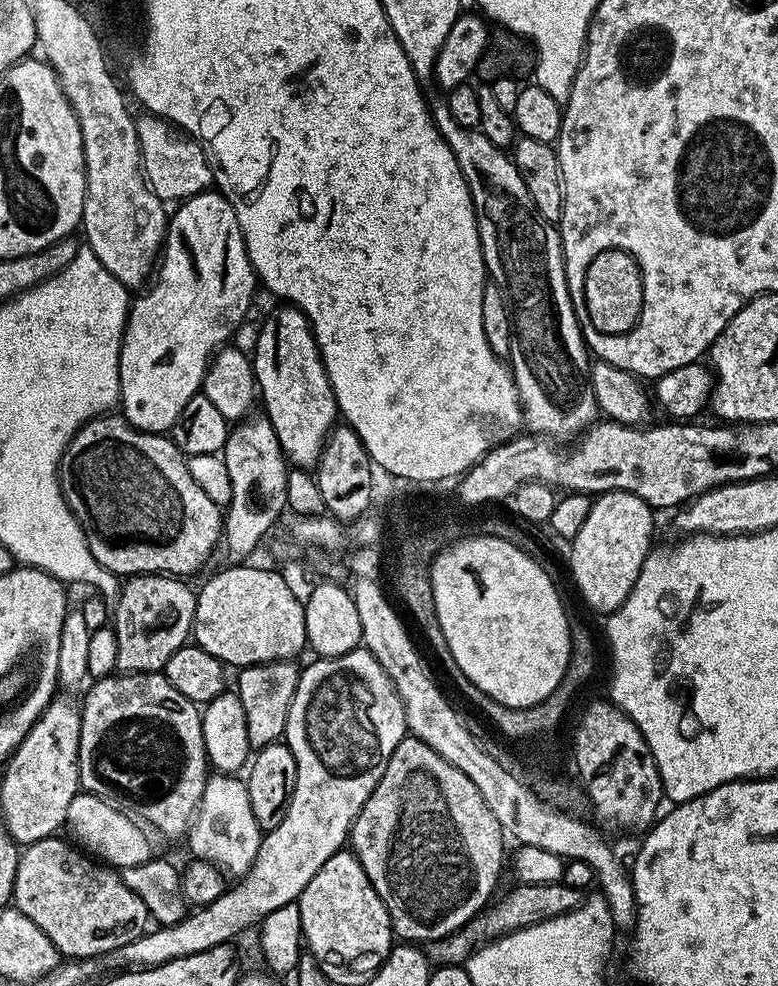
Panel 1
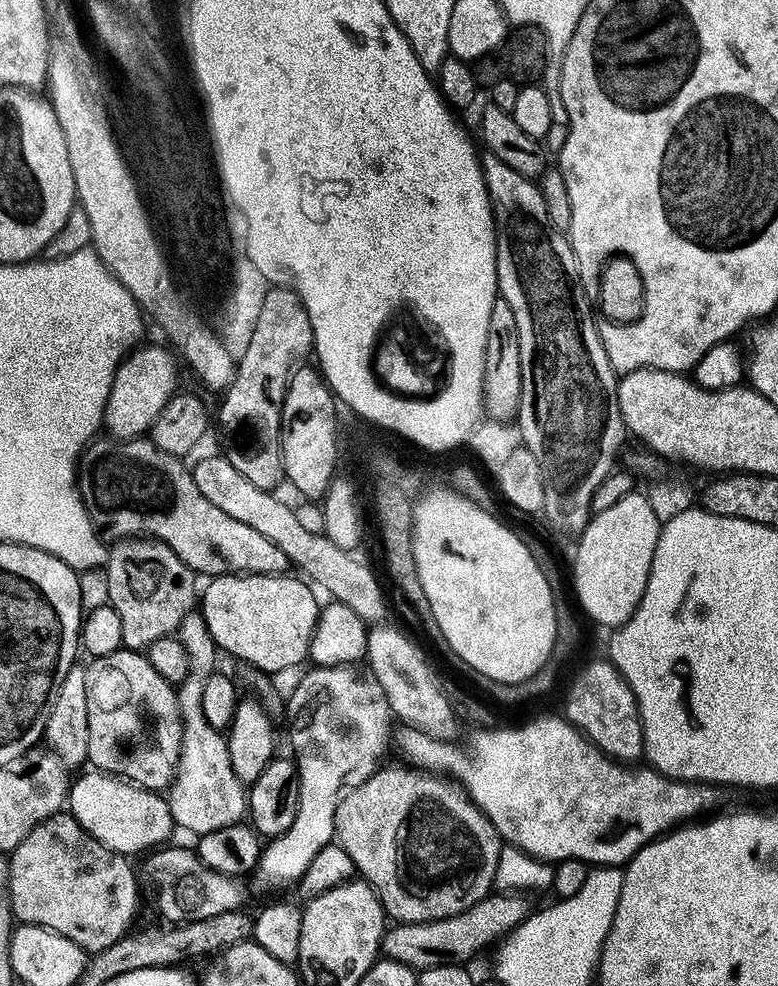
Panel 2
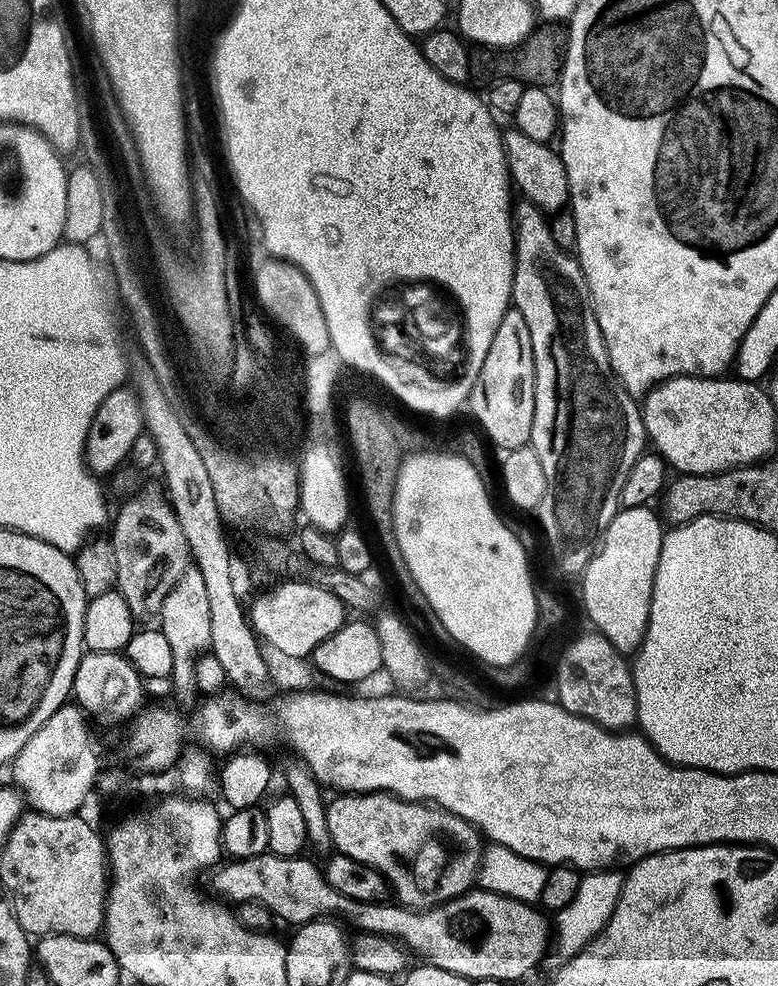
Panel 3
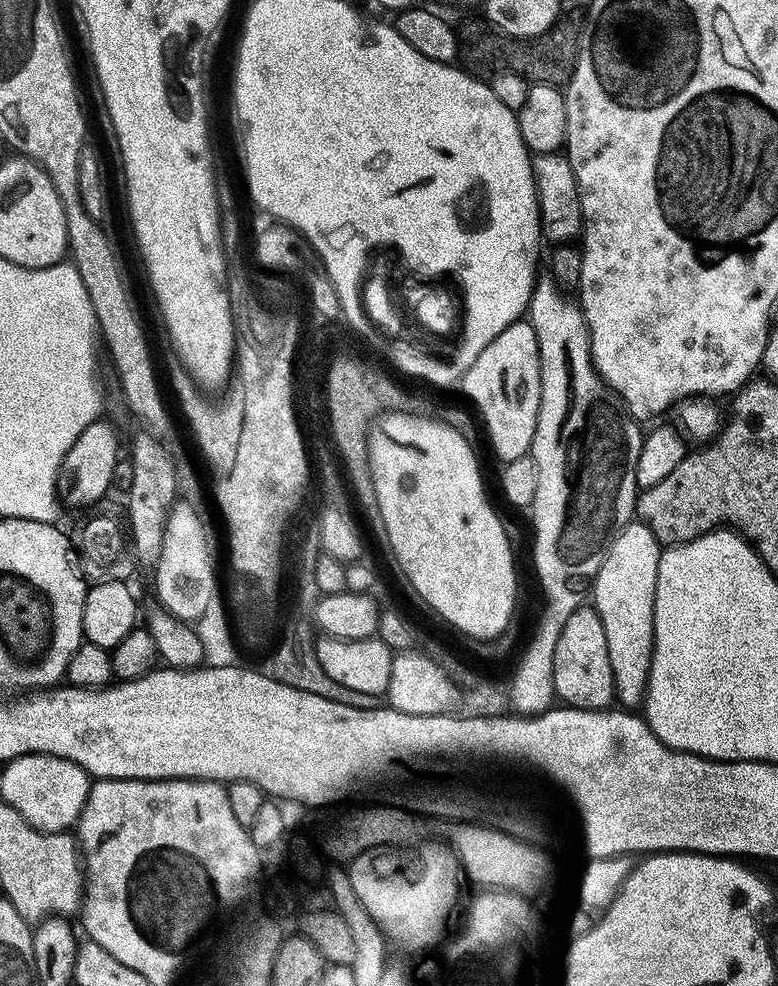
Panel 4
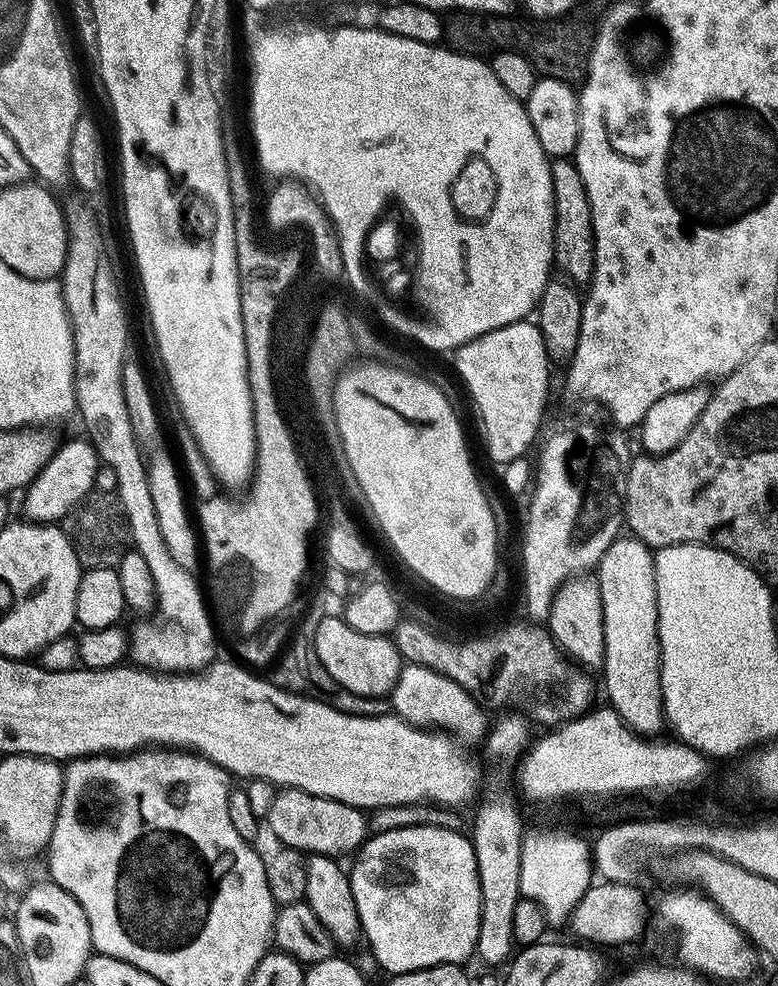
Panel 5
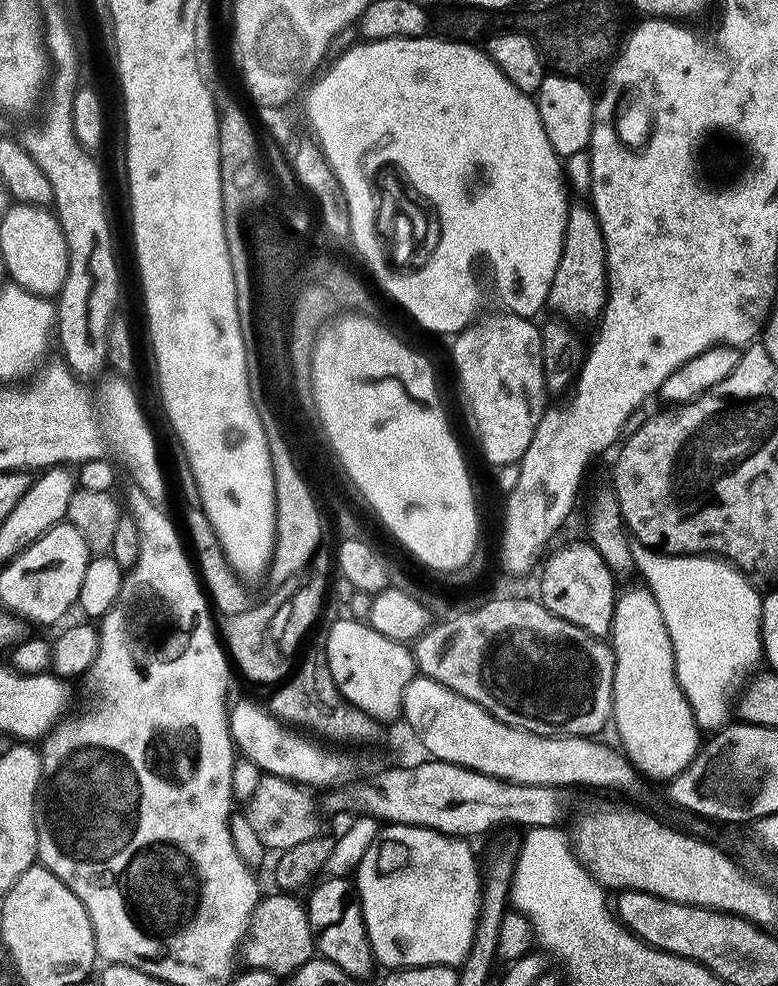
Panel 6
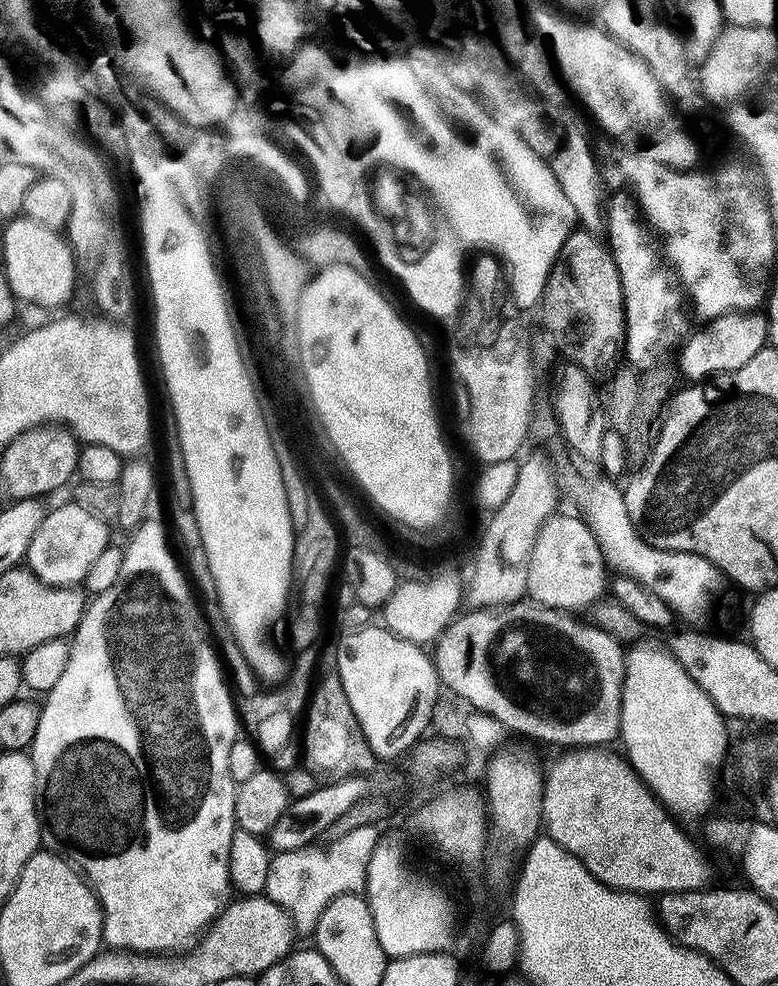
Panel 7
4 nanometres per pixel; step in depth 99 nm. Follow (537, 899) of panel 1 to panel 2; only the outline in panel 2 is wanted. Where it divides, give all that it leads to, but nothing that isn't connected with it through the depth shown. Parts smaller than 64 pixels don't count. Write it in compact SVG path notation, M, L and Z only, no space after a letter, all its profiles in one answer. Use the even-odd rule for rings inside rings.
M489 894L457 916L429 924L393 923L384 933L383 955L413 970L437 968L440 964L467 965L471 956L478 955L494 940L501 941L530 915L528 899L524 894Z

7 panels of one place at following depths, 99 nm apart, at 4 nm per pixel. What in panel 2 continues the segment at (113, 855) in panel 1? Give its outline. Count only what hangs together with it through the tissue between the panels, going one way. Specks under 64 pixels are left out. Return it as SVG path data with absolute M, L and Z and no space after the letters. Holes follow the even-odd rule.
M88 770L88 773L71 783L68 810L96 841L102 842L108 849L120 855L135 856L134 854L138 852L146 849L149 851L163 845L176 826L170 814L168 801L161 793L152 792L131 781L121 780L119 777L95 770Z

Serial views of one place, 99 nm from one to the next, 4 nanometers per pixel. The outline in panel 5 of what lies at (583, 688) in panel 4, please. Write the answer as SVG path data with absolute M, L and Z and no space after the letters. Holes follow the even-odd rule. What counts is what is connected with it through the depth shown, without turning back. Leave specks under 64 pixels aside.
M581 574L572 577L559 590L550 606L546 627L560 646L560 651L571 658L577 665L585 669L603 669L604 651L604 619L602 618L602 594L600 581L595 575Z

